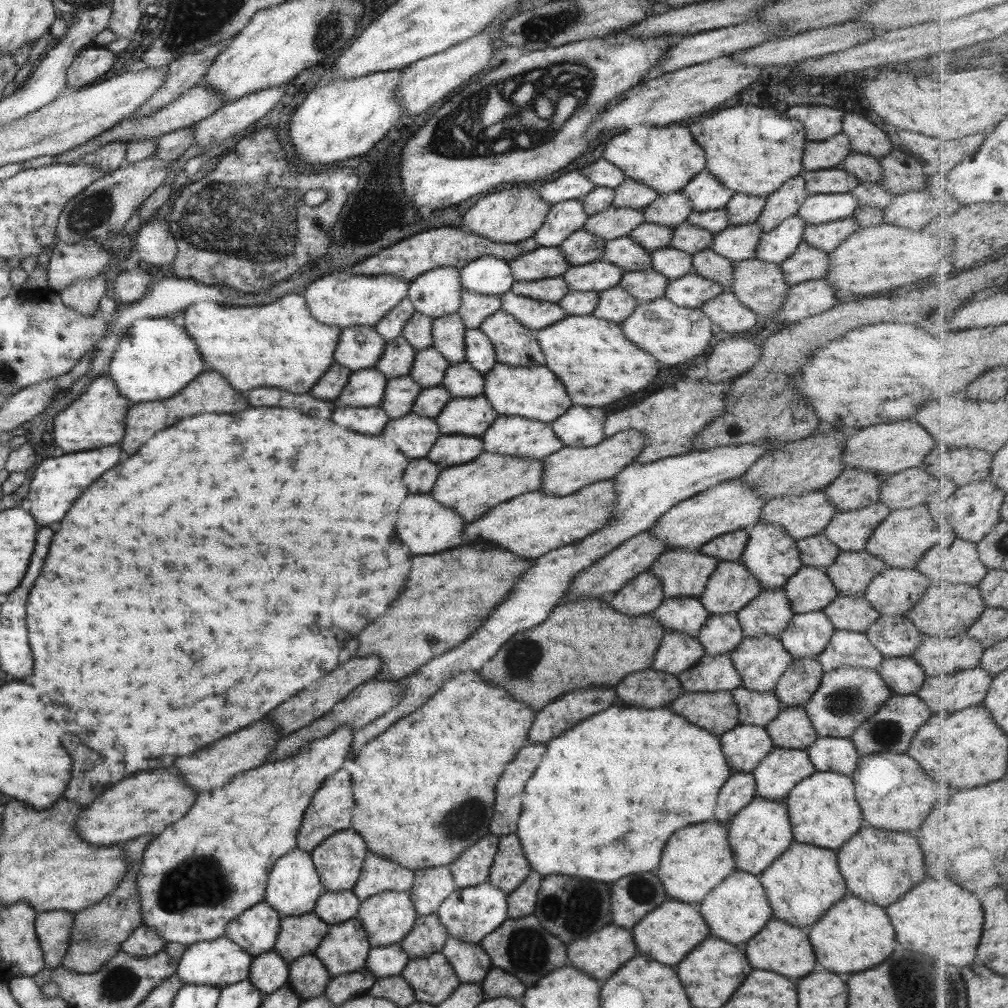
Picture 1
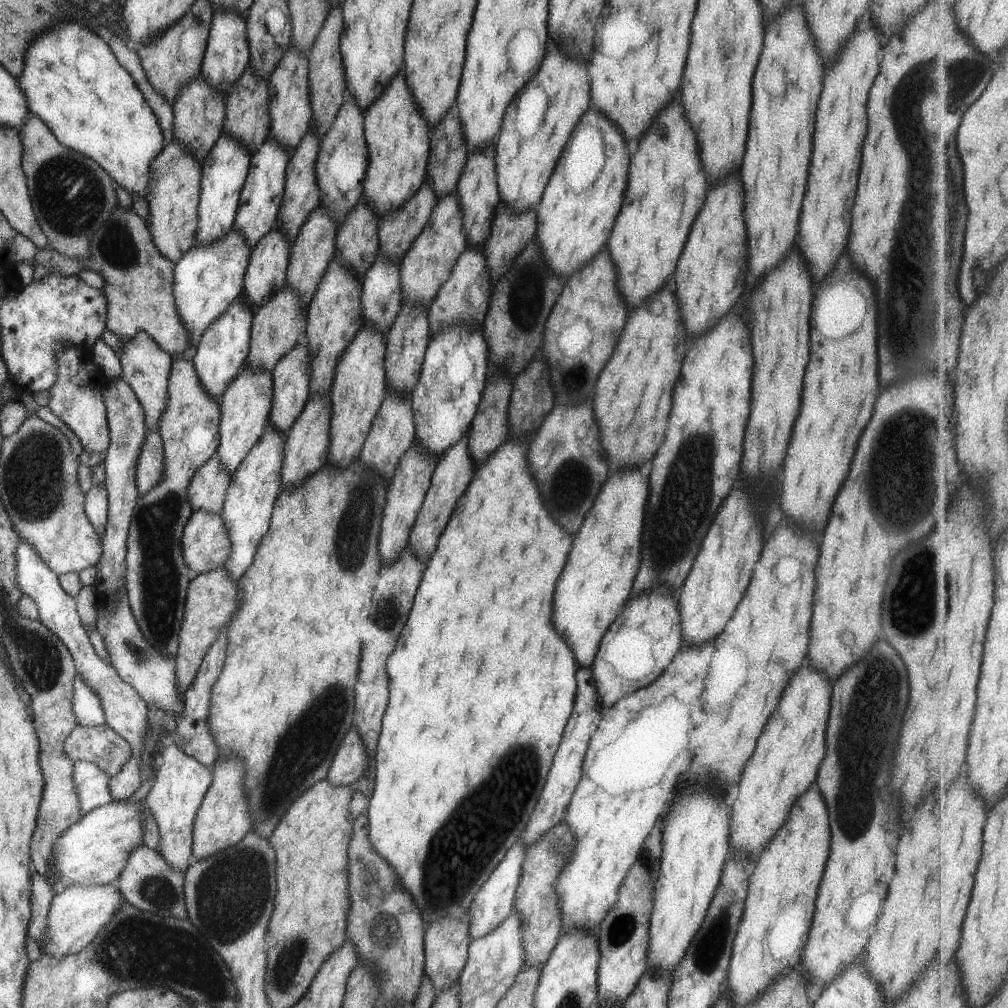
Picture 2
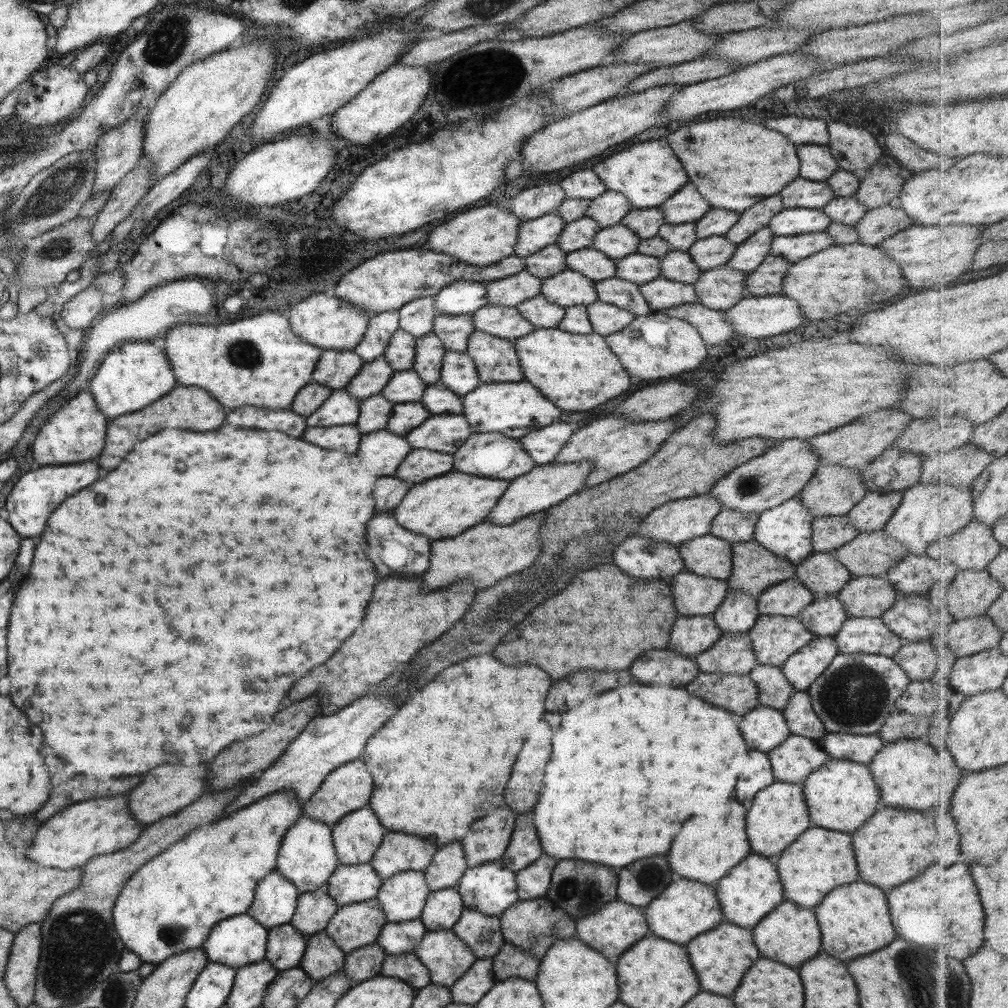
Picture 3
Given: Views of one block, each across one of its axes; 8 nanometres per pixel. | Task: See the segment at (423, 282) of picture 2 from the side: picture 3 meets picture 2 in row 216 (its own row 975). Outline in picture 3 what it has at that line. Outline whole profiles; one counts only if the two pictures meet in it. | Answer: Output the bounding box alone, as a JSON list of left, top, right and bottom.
[413,930,475,988]

